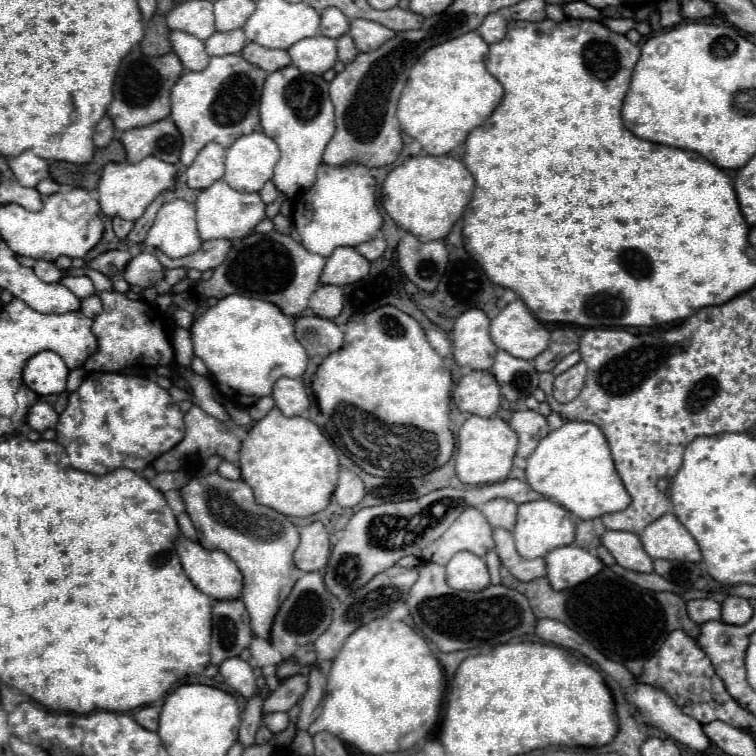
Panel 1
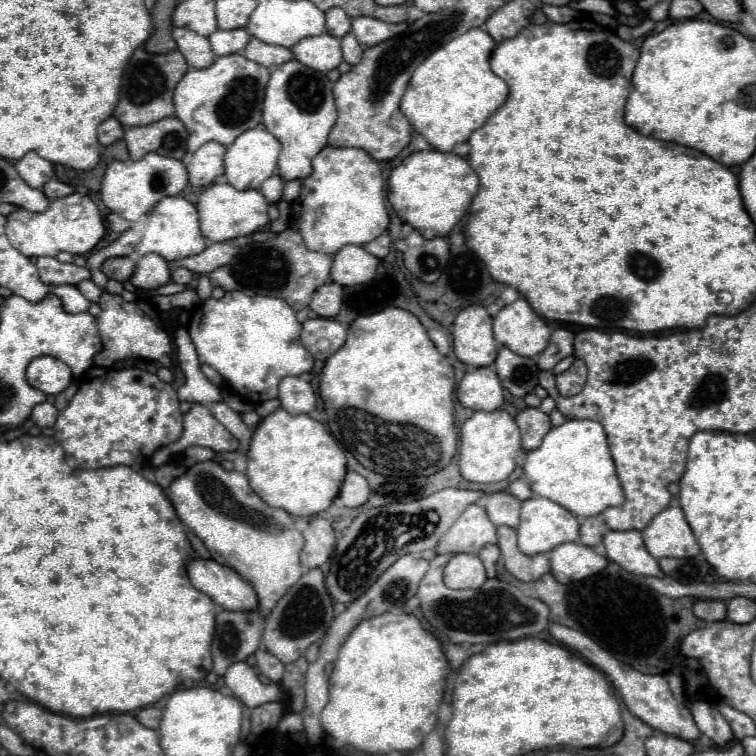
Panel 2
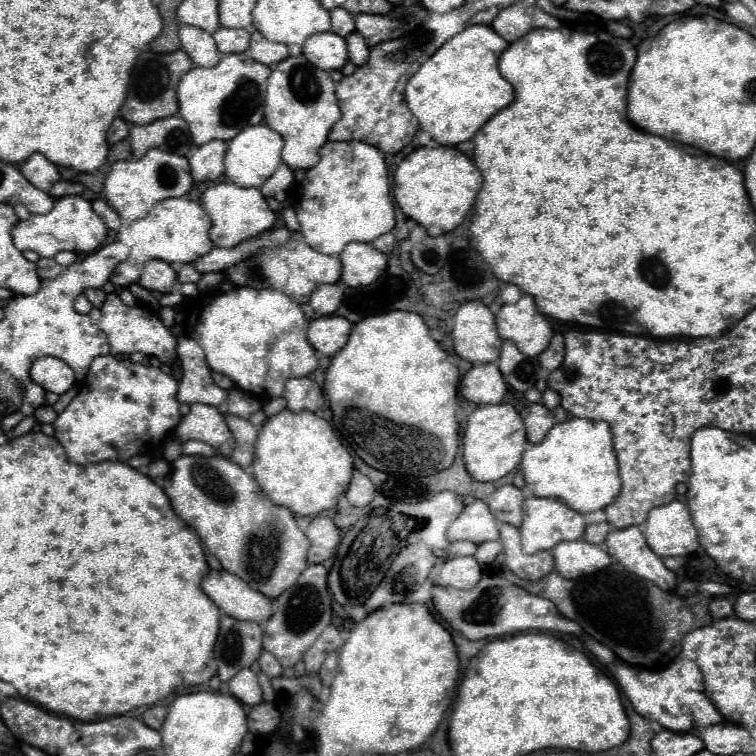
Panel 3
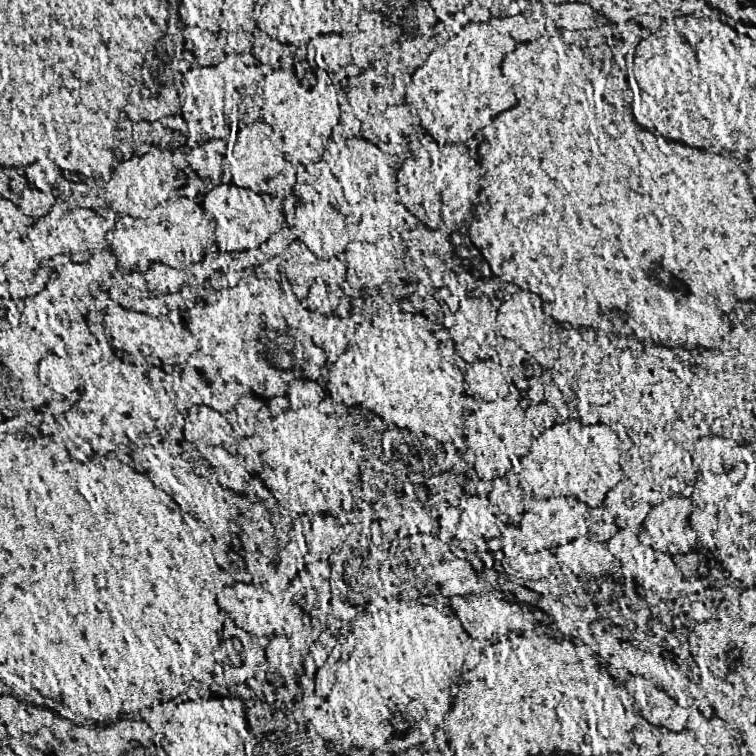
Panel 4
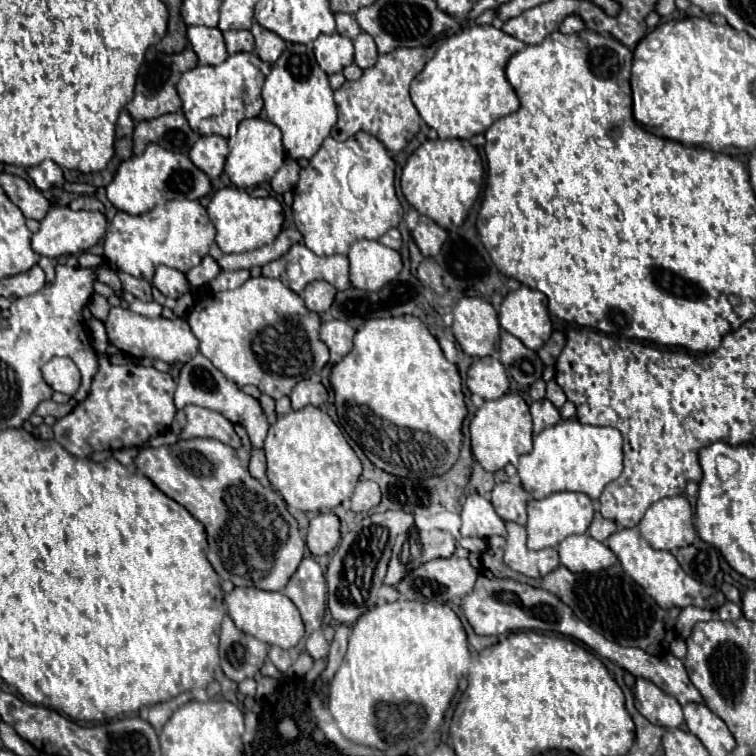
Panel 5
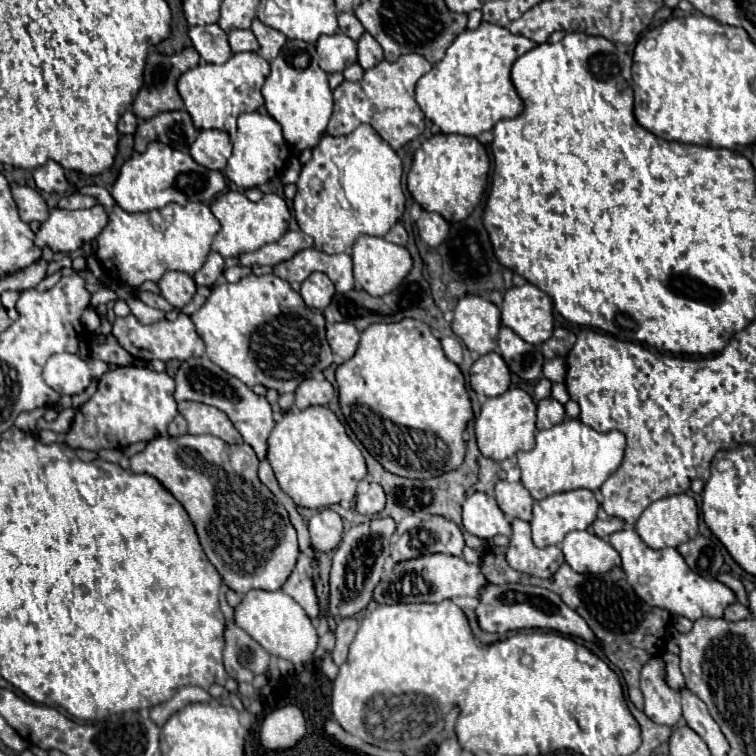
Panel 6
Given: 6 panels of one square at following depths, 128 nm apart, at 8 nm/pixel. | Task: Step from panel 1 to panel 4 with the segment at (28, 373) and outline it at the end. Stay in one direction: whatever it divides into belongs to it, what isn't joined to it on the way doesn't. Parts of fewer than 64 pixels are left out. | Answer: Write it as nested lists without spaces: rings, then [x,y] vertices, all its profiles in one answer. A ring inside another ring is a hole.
[[[48,354],[46,358],[40,360],[36,374],[38,374],[38,380],[46,388],[58,392],[60,396],[70,394],[78,384],[78,374],[74,372],[74,368],[66,360],[62,360],[54,354]]]

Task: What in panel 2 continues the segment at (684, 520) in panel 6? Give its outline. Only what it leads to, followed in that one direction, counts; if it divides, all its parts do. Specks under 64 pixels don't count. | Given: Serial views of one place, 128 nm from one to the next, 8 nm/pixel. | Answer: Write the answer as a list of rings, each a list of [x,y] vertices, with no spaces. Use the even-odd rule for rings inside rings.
[[[668,506],[658,512],[642,530],[642,536],[654,558],[694,558],[700,554],[700,546],[680,506]]]

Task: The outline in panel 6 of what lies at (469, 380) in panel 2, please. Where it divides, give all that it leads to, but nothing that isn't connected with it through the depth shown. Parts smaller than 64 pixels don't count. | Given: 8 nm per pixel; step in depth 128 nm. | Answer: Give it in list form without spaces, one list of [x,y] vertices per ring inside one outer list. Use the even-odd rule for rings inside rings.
[[[498,352],[480,356],[470,368],[470,386],[476,394],[500,396],[510,386],[510,370]]]

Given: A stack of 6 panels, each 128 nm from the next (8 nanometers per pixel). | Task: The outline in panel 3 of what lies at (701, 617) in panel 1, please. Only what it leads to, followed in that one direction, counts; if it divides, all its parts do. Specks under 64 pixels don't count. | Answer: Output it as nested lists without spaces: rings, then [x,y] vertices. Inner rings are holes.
[[[716,598],[716,600],[710,604],[710,614],[712,614],[712,618],[732,616],[732,614],[734,614],[732,602],[730,602],[728,598]]]

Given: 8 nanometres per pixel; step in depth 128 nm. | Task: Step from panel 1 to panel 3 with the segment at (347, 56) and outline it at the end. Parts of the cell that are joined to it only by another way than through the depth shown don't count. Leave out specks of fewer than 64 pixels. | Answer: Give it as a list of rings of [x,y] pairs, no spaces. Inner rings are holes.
[[[352,32],[352,36],[346,38],[346,44],[348,44],[348,54],[350,54],[350,62],[354,62],[356,66],[362,66],[366,64],[368,60],[368,54],[370,54],[370,48],[364,40],[364,36],[360,32]]]

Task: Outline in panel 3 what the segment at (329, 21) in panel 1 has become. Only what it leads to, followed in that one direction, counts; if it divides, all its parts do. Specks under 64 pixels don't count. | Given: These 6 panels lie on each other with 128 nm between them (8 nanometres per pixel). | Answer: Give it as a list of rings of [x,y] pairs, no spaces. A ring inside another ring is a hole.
[[[334,8],[330,12],[330,16],[332,16],[332,32],[336,32],[338,36],[344,36],[344,38],[354,32],[354,16],[348,10]]]

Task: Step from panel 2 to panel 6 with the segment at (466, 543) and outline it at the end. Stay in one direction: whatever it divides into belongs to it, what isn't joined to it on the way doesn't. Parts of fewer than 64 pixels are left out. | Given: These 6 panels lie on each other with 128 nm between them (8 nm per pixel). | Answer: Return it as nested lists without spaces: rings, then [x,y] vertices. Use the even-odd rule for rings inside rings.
[[[474,492],[466,498],[462,506],[462,524],[466,532],[478,536],[478,538],[494,538],[498,534],[510,536],[510,520],[500,510],[494,496],[488,496],[484,492]]]

